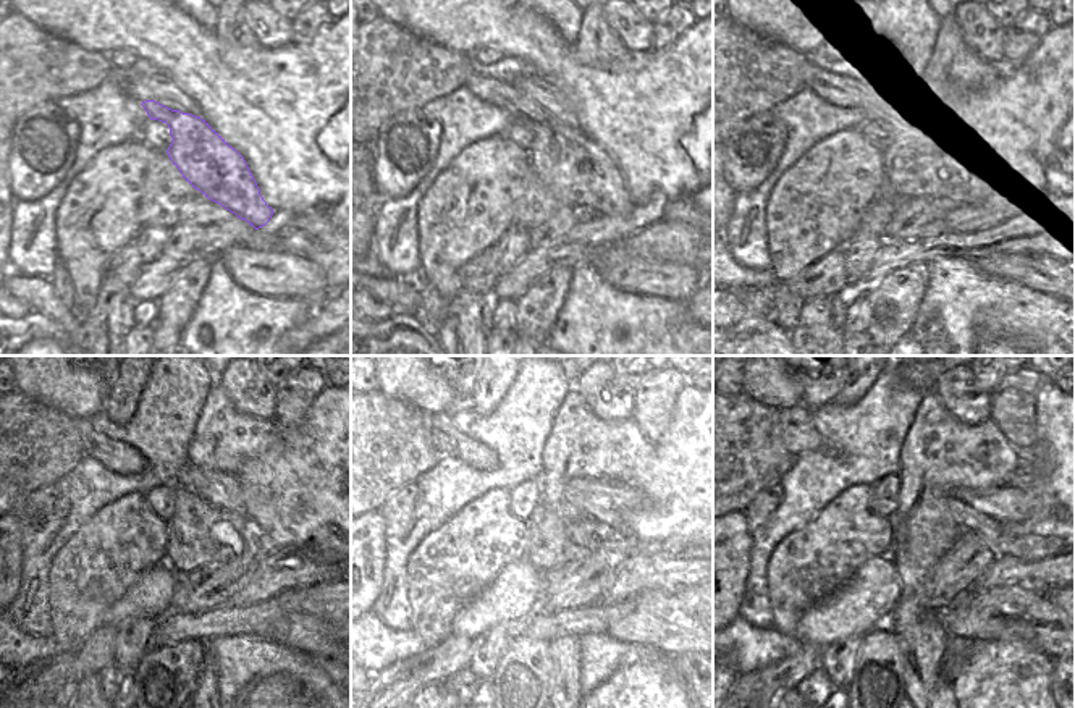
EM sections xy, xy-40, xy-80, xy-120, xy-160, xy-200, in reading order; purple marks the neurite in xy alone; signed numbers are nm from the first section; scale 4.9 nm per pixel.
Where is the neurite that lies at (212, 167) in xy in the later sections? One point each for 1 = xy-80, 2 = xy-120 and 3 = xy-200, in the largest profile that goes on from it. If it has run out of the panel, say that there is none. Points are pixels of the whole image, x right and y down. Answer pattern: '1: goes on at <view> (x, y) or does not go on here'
1: goes on at xy-80 (917, 164)
2: goes on at xy-120 (199, 534)
3: goes on at xy-200 (799, 435)

